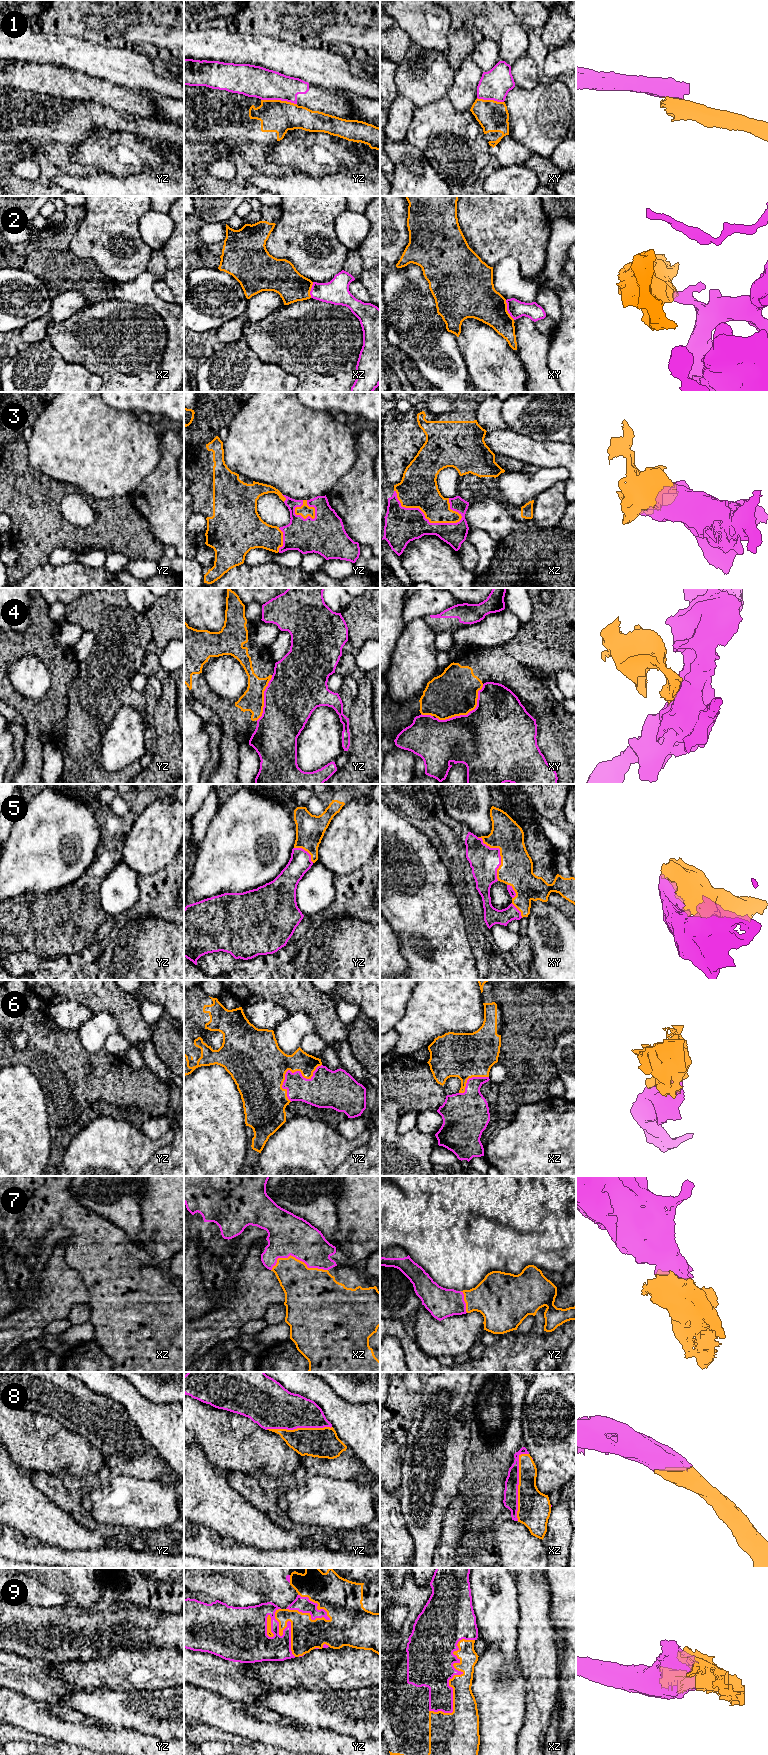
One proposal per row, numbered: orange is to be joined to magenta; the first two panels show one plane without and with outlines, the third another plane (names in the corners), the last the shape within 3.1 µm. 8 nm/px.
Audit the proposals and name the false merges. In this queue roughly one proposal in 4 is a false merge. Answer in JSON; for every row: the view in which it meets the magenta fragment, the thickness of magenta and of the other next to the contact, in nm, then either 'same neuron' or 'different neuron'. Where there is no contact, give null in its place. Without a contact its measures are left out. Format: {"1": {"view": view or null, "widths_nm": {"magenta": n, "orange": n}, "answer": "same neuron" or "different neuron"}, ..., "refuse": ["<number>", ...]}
{"1": {"view": "yz", "widths_nm": {"magenta": 260, "orange": 260}, "answer": "different neuron"}, "2": {"view": "xy", "widths_nm": {"magenta": 140, "orange": 320}, "answer": "different neuron"}, "3": {"view": "xz", "widths_nm": {"magenta": 280, "orange": 300}, "answer": "same neuron"}, "4": {"view": "xy", "widths_nm": {"magenta": 500, "orange": 360}, "answer": "different neuron"}, "5": {"view": "xy", "widths_nm": {"magenta": 240, "orange": 260}, "answer": "same neuron"}, "6": {"view": "yz", "widths_nm": {"magenta": 220, "orange": 420}, "answer": "same neuron"}, "7": {"view": "xz", "widths_nm": {"magenta": 320, "orange": 360}, "answer": "same neuron"}, "8": {"view": "xz", "widths_nm": {"magenta": 120, "orange": 260}, "answer": "same neuron"}, "9": {"view": "xz", "widths_nm": {"magenta": 380, "orange": 190}, "answer": "same neuron"}, "refuse": ["1", "2", "4"]}

